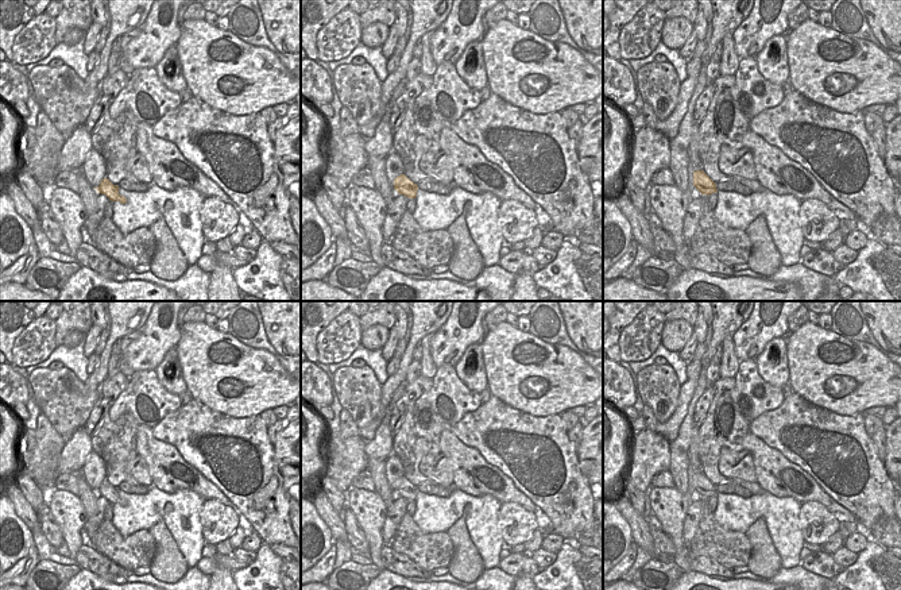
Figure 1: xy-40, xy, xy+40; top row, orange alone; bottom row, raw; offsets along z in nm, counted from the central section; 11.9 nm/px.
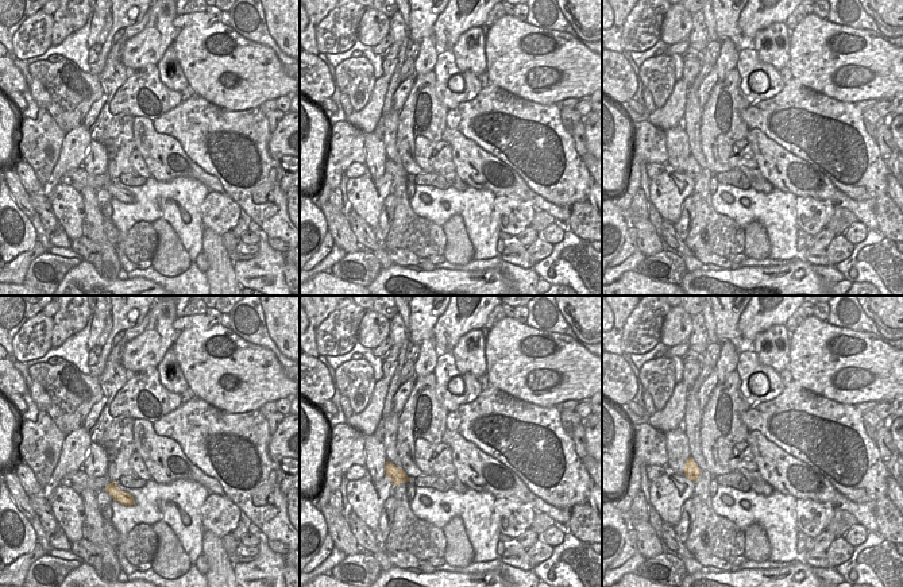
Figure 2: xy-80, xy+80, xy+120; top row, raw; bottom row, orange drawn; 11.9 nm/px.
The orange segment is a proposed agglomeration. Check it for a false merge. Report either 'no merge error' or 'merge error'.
merge error

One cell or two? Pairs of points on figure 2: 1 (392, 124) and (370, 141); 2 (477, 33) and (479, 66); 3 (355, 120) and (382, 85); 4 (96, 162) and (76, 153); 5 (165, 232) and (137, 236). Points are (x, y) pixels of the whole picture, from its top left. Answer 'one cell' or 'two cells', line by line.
1: two cells
2: one cell
3: one cell
4: two cells
5: two cells

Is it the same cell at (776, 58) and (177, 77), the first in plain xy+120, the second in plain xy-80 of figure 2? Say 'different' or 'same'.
same

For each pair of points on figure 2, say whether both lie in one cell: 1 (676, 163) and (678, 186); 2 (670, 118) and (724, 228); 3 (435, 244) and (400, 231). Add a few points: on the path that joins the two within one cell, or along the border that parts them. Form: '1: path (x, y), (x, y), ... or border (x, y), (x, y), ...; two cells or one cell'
1: border (672, 169), (683, 173); two cells
2: border (689, 91), (685, 99), (682, 122); two cells
3: path (427, 239), (408, 231); one cell

